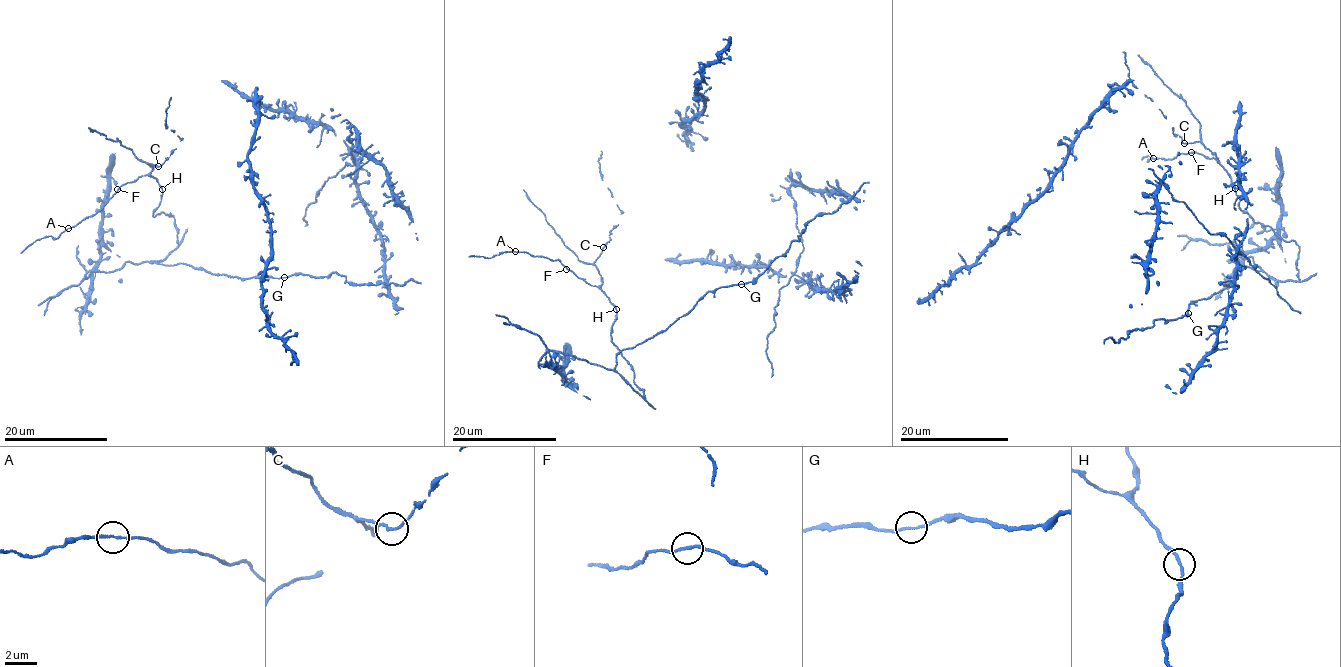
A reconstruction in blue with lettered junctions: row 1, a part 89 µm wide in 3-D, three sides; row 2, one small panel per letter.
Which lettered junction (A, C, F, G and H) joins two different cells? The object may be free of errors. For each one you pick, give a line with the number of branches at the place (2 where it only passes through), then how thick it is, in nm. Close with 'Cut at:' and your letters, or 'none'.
Cut at: none

